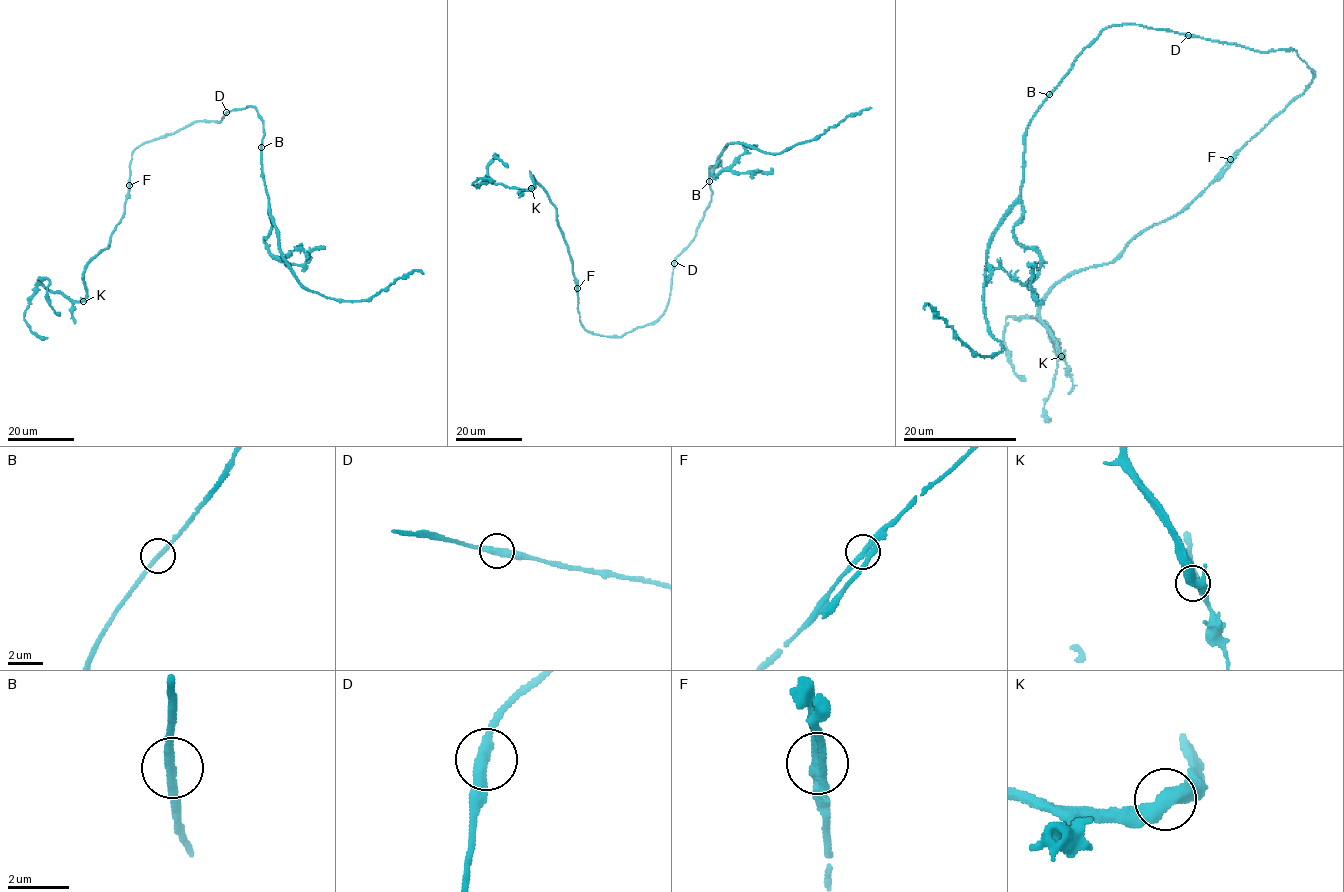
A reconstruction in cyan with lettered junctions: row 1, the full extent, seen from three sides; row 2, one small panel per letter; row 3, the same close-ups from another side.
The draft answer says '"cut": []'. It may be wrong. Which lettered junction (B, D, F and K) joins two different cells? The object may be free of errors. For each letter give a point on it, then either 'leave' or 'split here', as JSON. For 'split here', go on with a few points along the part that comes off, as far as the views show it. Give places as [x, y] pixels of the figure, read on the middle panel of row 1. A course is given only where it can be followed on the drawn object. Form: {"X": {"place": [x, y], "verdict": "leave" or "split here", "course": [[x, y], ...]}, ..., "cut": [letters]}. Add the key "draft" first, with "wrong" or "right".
{"draft": "right", "B": {"place": [709, 181], "verdict": "leave"}, "D": {"place": [674, 263], "verdict": "leave"}, "F": {"place": [577, 288], "verdict": "leave"}, "K": {"place": [531, 188], "verdict": "leave"}, "cut": []}

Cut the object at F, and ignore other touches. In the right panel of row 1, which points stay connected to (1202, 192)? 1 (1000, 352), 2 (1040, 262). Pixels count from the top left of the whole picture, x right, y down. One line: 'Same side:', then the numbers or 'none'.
Same side: none

